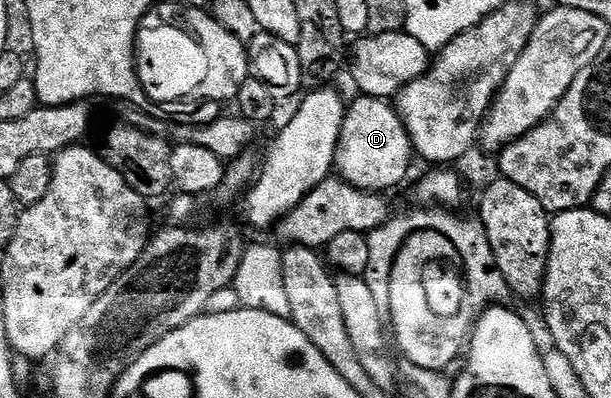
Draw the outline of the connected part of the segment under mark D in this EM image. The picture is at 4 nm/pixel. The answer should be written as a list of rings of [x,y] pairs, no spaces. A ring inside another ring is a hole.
[[[364,94],[345,109],[343,126],[333,159],[335,172],[346,184],[364,192],[388,193],[388,188],[401,184],[415,161],[409,132],[401,123],[396,107],[388,99]]]

